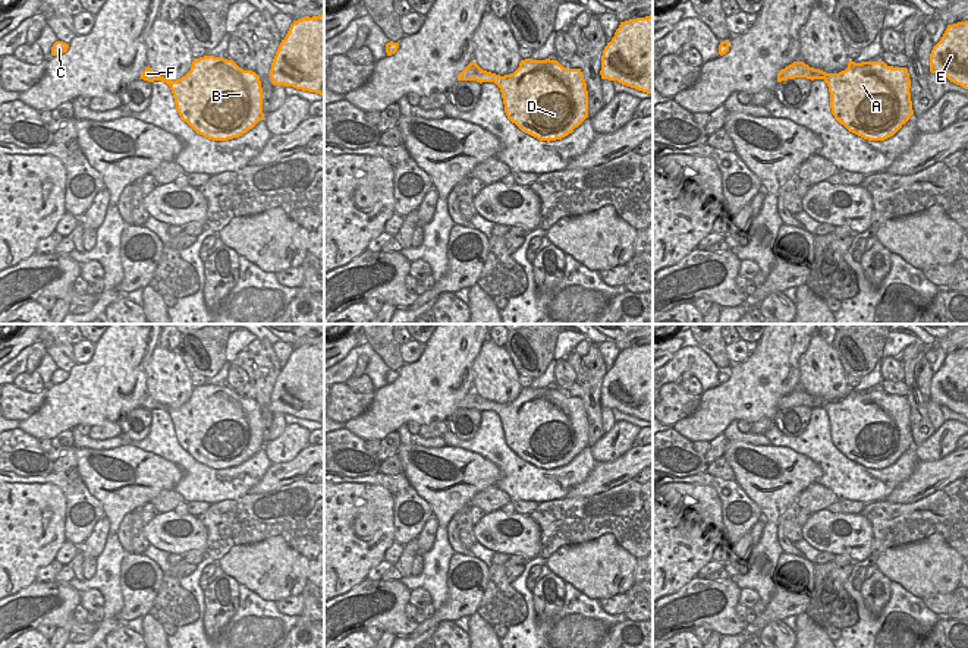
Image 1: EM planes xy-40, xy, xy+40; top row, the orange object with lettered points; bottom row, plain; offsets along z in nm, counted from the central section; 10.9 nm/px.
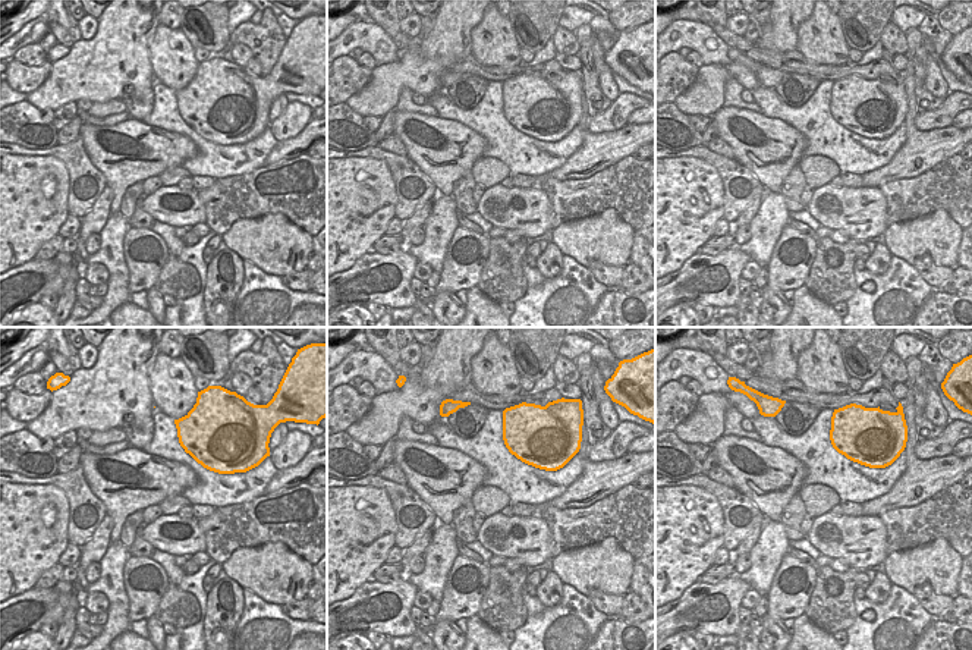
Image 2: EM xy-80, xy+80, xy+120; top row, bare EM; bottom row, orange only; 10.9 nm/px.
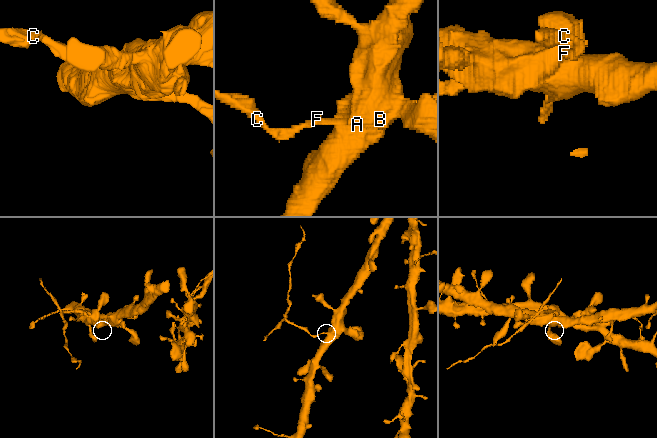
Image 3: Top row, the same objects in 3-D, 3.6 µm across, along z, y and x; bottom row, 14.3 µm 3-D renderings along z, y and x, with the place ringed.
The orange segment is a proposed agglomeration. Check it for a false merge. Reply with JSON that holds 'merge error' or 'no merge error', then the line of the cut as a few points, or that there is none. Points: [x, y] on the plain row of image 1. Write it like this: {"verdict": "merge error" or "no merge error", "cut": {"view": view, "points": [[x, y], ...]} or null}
{"verdict": "merge error", "cut": {"view": "xy+40", "points": [[836, 402], [832, 402], [824, 409]]}}

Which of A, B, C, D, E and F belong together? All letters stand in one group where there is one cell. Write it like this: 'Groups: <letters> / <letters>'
Groups: A B D E / C F.

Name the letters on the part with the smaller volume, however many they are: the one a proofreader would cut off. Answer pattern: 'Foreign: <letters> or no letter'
Foreign: C, F

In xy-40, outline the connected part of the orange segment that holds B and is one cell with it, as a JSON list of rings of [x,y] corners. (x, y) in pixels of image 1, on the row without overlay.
[[[214,384],[194,387],[185,405],[166,412],[172,418],[180,447],[208,468],[239,466],[264,447],[260,405],[252,399],[241,397],[233,389]]]

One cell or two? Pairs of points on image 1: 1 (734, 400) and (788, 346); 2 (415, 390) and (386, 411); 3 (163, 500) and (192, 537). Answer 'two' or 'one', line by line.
1: one
2: one
3: two

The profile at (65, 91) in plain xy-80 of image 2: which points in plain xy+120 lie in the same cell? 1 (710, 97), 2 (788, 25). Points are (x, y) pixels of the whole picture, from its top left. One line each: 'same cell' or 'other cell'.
1: same cell
2: same cell

